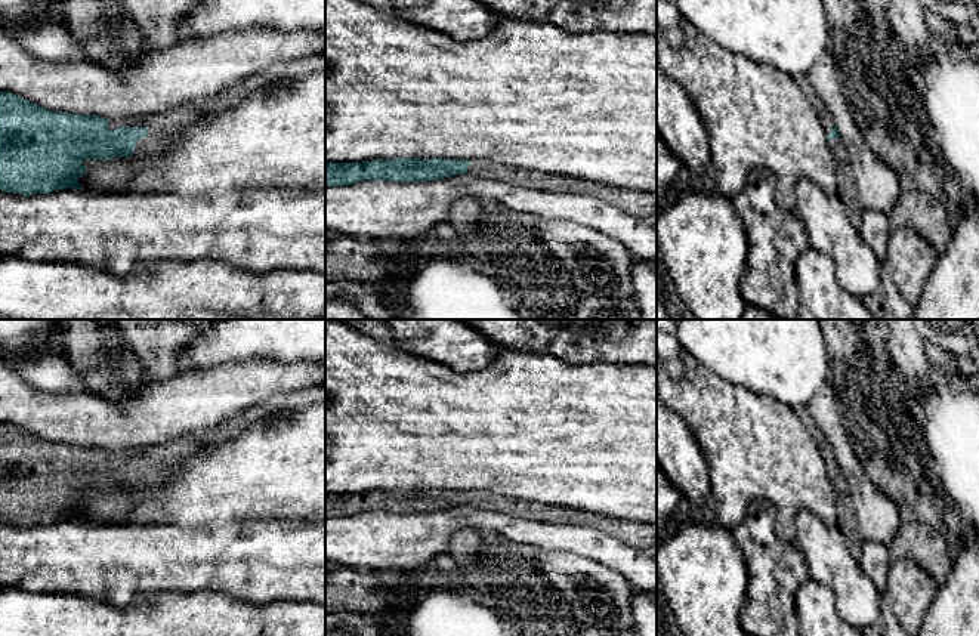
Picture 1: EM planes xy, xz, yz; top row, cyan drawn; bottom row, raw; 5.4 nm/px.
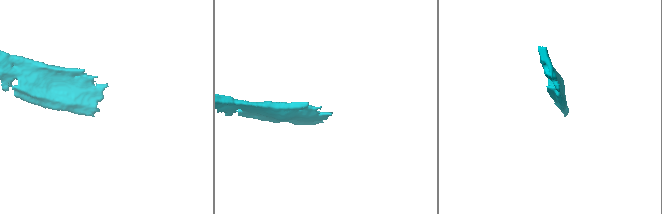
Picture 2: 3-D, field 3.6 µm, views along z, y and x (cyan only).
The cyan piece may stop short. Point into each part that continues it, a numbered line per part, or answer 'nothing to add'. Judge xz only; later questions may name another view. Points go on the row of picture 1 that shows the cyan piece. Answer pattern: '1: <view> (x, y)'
1: xz (644, 204)

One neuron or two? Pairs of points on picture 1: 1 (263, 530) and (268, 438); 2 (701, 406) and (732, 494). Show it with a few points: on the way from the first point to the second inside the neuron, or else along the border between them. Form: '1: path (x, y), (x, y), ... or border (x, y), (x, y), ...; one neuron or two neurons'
1: border (299, 518), (252, 518), (229, 525); two neurons
2: path (723, 428), (732, 437), (732, 472); one neuron

